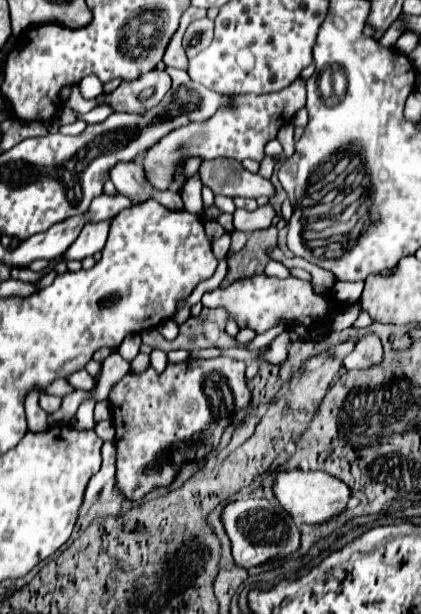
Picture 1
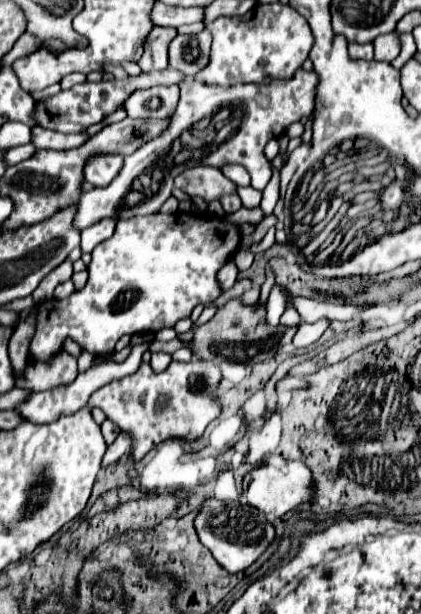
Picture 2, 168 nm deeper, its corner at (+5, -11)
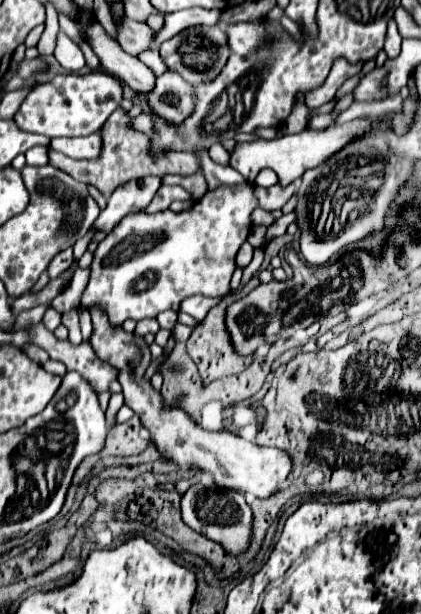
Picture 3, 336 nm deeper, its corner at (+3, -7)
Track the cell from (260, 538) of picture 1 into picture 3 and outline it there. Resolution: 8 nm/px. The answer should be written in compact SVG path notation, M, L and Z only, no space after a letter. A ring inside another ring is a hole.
M194 483L182 495L180 509L182 509L182 519L190 529L220 543L228 553L236 555L236 553L248 549L250 535L252 535L252 529L250 529L252 511L238 491L216 487L214 483Z

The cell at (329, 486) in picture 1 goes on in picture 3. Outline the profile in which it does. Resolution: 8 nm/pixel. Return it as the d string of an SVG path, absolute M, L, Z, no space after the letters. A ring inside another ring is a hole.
M100 305L92 307L90 311L94 331L90 337L90 343L96 351L96 355L112 365L118 371L118 381L122 385L122 393L126 397L126 405L140 417L142 427L150 431L150 437L158 449L158 453L176 465L188 465L192 469L200 469L206 473L218 487L236 489L240 493L248 491L254 497L270 497L278 491L278 485L288 477L292 469L292 459L288 453L280 449L260 447L256 443L250 443L242 439L236 433L230 431L208 431L198 427L182 409L168 407L148 379L144 379L144 373L152 361L150 347L144 341L144 337L138 337L134 333L124 331L122 327L116 327L108 321L108 315Z

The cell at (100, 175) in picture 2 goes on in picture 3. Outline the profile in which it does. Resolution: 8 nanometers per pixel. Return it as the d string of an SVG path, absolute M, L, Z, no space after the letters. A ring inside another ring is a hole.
M100 135L72 137L72 139L52 139L50 149L60 151L72 159L96 159L100 155Z

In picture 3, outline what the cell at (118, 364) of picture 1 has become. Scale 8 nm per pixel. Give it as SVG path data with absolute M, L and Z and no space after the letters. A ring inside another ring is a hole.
M142 319L142 321L138 321L138 325L136 325L136 335L140 335L140 337L144 337L146 333L158 333L158 321L156 319Z

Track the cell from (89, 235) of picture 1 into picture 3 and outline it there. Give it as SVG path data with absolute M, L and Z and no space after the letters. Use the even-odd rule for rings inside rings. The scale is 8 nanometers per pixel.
M142 177L142 179L132 179L124 185L120 185L110 197L108 197L108 205L106 209L100 213L100 217L96 219L94 227L108 233L114 229L114 225L126 217L128 213L136 213L142 207L146 207L154 193L160 187L160 179L158 177Z

